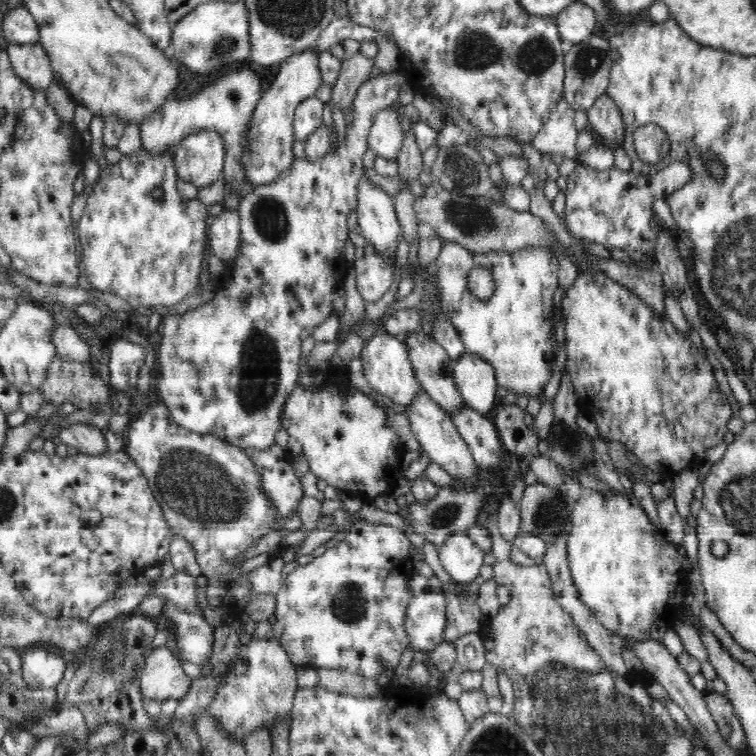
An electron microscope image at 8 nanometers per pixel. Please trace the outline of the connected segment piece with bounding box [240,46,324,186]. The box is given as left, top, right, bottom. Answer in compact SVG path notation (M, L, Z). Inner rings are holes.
M317 46L292 54L281 64L276 79L263 92L250 122L250 128L246 134L248 144L246 144L242 160L240 160L247 181L253 186L274 183L291 170L295 158L292 153L292 144L295 141L293 120L296 108L302 100L315 96L316 90L324 85L323 75L319 68L320 56L321 53Z

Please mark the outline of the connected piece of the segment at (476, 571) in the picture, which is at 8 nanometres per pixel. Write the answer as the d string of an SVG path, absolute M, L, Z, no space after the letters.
M467 532L454 533L444 546L440 548L439 558L442 566L446 572L452 578L452 581L458 582L459 584L468 584L468 582L474 582L480 574L480 567L484 565L485 553L478 547L476 542L470 539Z

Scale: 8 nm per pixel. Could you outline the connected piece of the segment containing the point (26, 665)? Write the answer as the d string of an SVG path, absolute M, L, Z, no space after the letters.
M42 648L23 651L22 678L30 686L40 688L57 688L67 667L64 658L46 652Z

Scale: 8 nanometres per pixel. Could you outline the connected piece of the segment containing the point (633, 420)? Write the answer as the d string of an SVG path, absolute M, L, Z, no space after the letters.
M580 272L572 286L565 290L560 310L562 310L562 316L566 322L566 372L573 384L582 412L586 416L590 416L592 420L595 420L597 430L599 431L598 436L605 441L616 440L621 442L628 451L636 454L650 470L660 473L666 472L666 470L680 473L682 468L686 468L692 460L702 460L702 456L704 456L704 452L708 448L712 448L712 446L716 446L716 444L720 444L723 441L724 434L728 430L728 420L734 414L732 406L728 403L726 395L724 395L716 381L716 376L712 371L712 362L702 355L690 337L686 337L686 335L674 327L670 318L661 318L661 316L655 314L654 309L650 309L650 305L646 301L638 299L624 285L600 272Z

